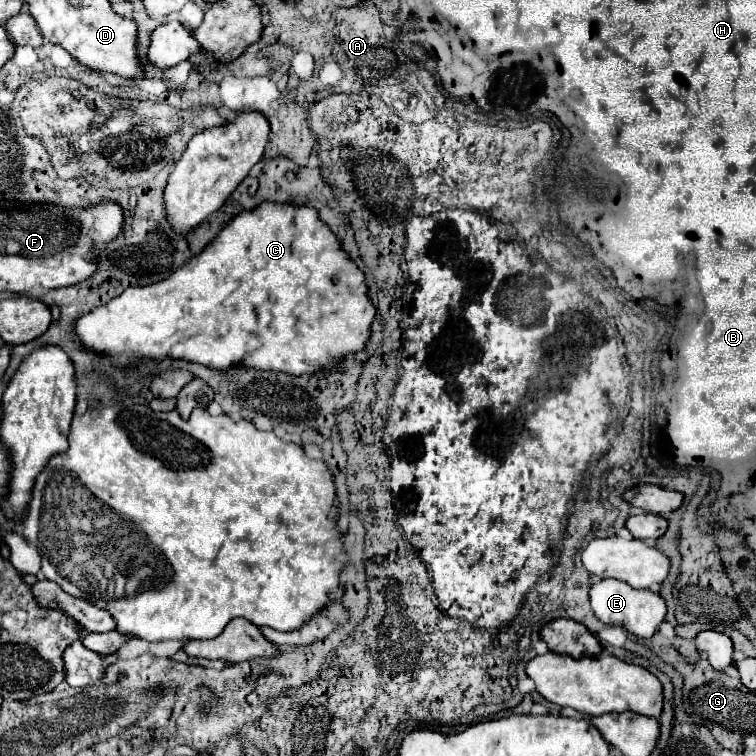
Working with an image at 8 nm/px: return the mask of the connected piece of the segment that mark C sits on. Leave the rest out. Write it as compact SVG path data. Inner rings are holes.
M263 202L253 210L239 212L199 254L165 280L127 288L121 296L79 316L71 334L85 348L107 356L119 370L133 370L143 360L175 358L213 370L239 366L301 376L335 368L343 356L363 352L375 314L363 270L349 258L331 228L319 220L319 212L311 206Z

